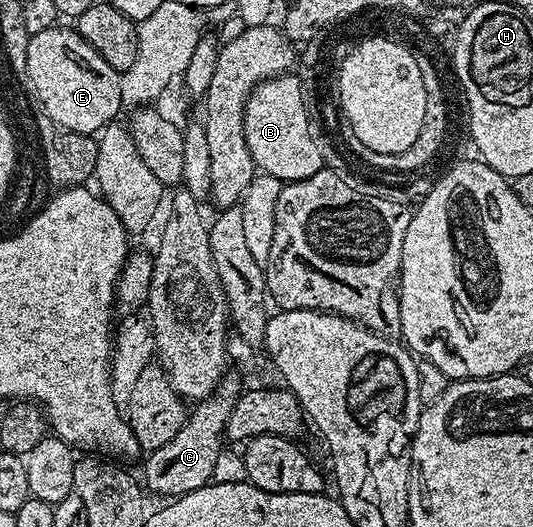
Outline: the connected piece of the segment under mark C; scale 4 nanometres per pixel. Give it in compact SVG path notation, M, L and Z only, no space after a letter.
M225 372L216 389L195 406L197 409L193 413L191 410L185 416L184 427L174 435L174 439L147 454L142 481L150 493L152 491L165 497L177 497L201 489L212 481L215 460L224 448L226 419L230 419L230 411L242 392L240 378L239 372Z

